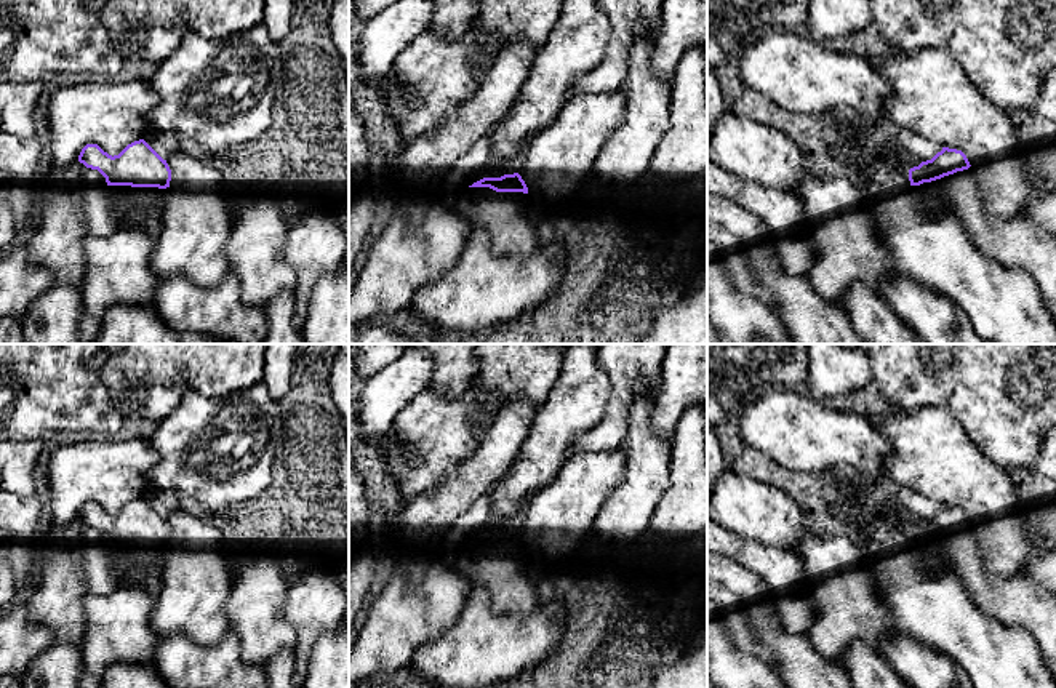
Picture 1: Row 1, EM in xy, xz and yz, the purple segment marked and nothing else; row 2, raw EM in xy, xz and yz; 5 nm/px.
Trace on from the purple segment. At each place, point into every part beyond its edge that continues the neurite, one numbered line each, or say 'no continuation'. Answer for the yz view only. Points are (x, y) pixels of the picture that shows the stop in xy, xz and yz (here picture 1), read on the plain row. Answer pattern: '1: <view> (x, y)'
1: yz (1020, 600)

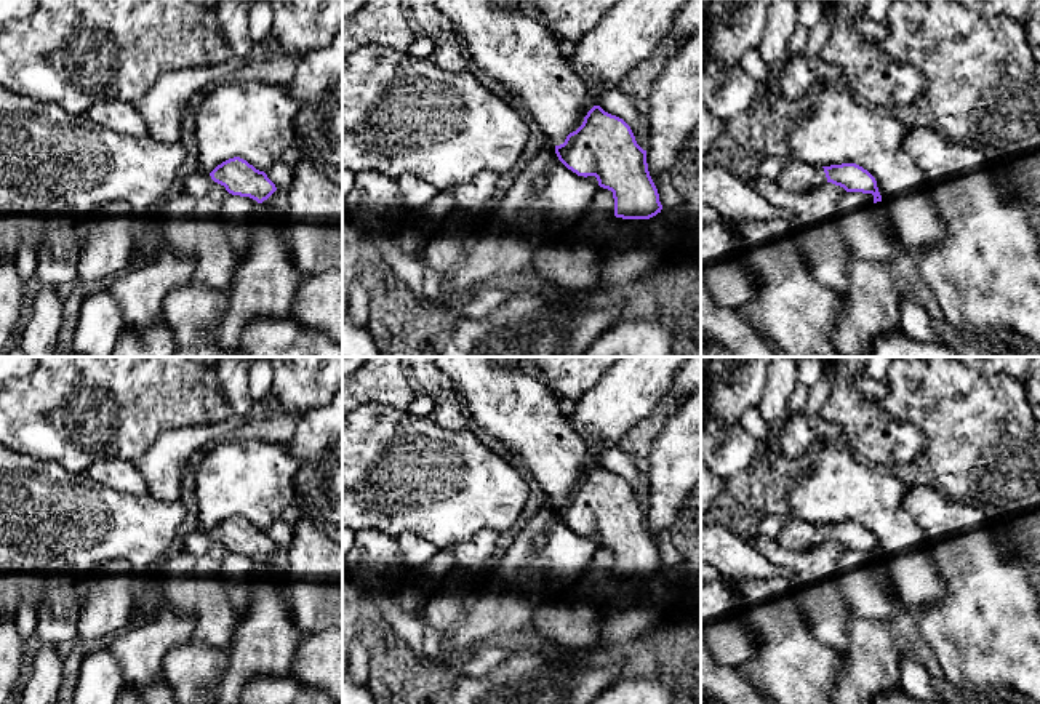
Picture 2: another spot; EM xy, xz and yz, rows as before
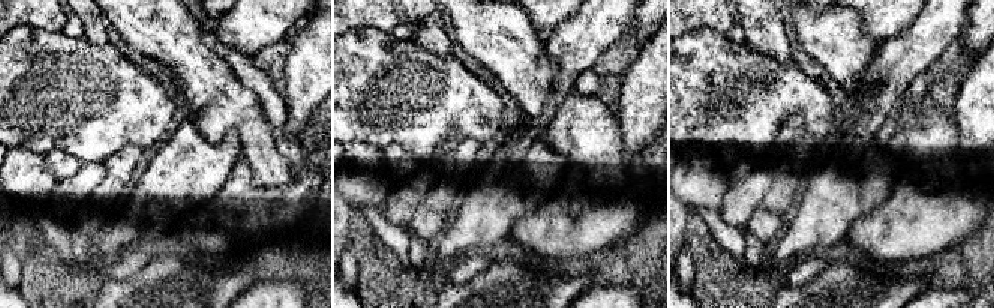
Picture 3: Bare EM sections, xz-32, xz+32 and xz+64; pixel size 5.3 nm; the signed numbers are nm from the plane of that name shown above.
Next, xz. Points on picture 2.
1: xz (508, 404)

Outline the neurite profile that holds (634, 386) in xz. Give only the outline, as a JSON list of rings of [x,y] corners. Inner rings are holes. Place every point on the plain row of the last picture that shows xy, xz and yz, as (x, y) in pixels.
[[[621,357],[600,384],[570,414],[574,432],[587,443],[587,470],[598,464],[605,445],[619,440],[669,395],[685,357]]]

